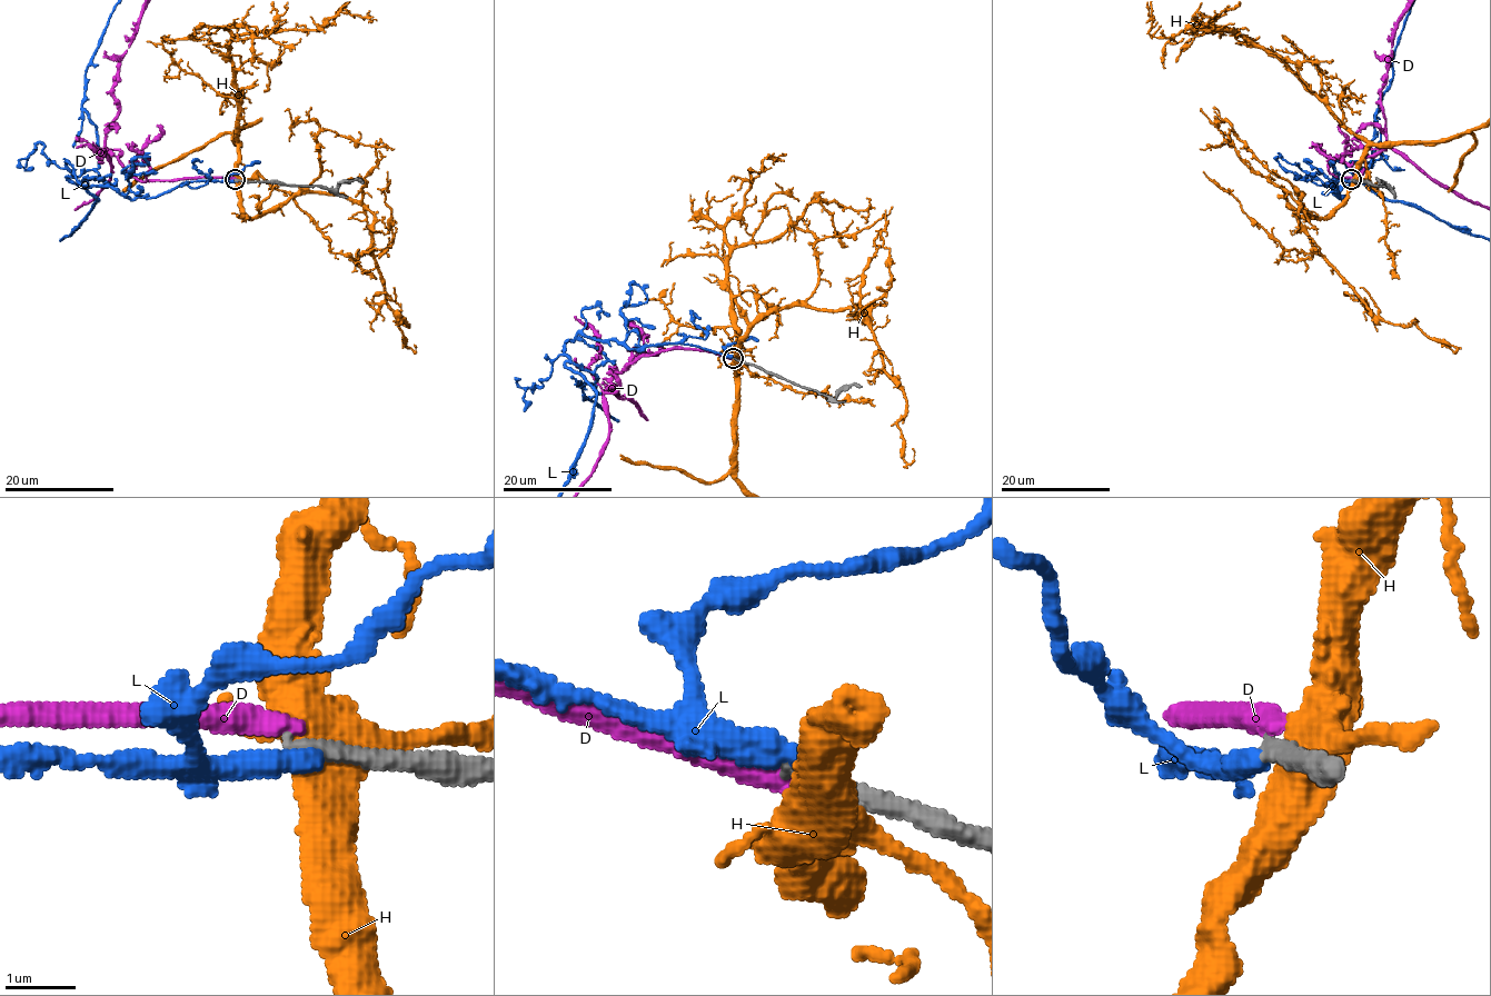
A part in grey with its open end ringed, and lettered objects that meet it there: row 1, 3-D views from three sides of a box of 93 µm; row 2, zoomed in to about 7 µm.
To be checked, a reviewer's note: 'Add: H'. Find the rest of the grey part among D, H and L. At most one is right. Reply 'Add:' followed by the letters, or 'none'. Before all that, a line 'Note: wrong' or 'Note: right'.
Note: wrong
Add: none

